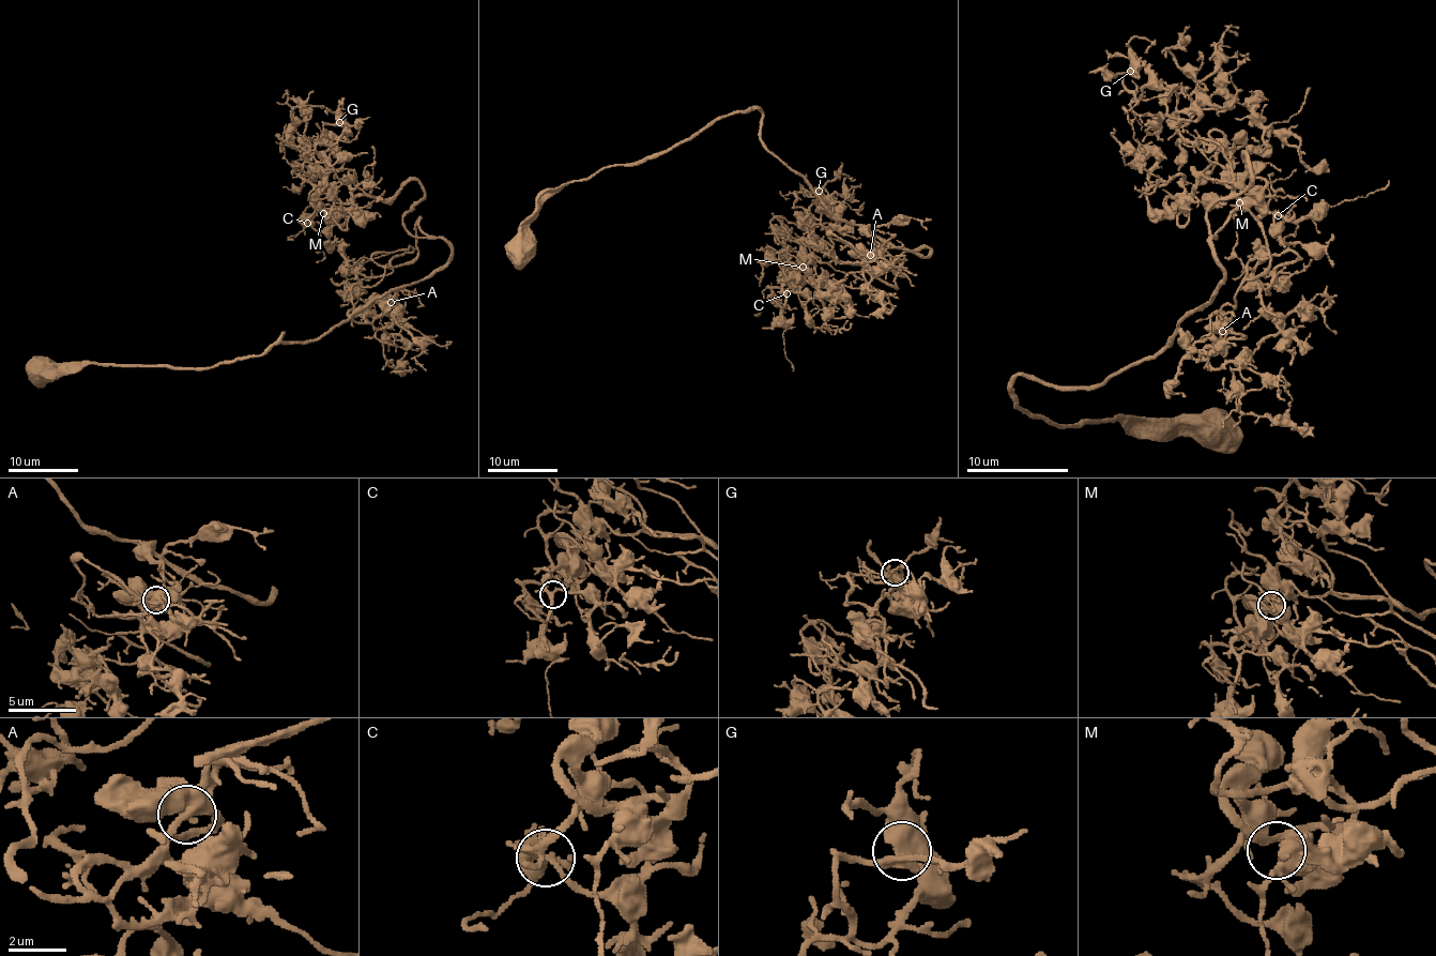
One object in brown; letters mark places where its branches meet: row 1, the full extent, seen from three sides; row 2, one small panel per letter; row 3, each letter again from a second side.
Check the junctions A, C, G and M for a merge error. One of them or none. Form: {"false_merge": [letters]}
{"false_merge": []}

